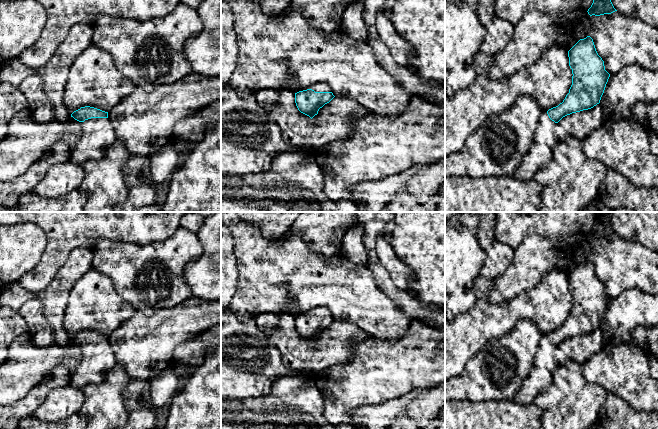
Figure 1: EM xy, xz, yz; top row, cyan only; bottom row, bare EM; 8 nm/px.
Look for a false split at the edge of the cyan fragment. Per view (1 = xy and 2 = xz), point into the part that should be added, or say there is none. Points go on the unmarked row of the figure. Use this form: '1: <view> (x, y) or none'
1: xy (98, 358)
2: xz (318, 311)

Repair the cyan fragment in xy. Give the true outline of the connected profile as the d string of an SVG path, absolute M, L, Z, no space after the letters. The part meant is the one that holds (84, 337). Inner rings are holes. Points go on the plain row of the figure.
M85 330L74 335L71 341L81 346L85 354L72 371L70 384L82 391L88 386L102 384L106 371L117 363L108 336Z

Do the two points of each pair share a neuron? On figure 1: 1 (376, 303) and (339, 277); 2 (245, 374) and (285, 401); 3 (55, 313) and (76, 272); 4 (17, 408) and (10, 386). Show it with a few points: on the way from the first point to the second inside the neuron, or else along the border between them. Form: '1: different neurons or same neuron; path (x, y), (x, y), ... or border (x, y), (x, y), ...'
1: same neuron; path (367, 302), (352, 287), (348, 286)
2: different neurons; border (288, 375), (277, 378), (267, 394), (248, 398)
3: same neuron; path (55, 303), (55, 295), (66, 282)
4: different neurons; border (31, 388), (10, 405)

